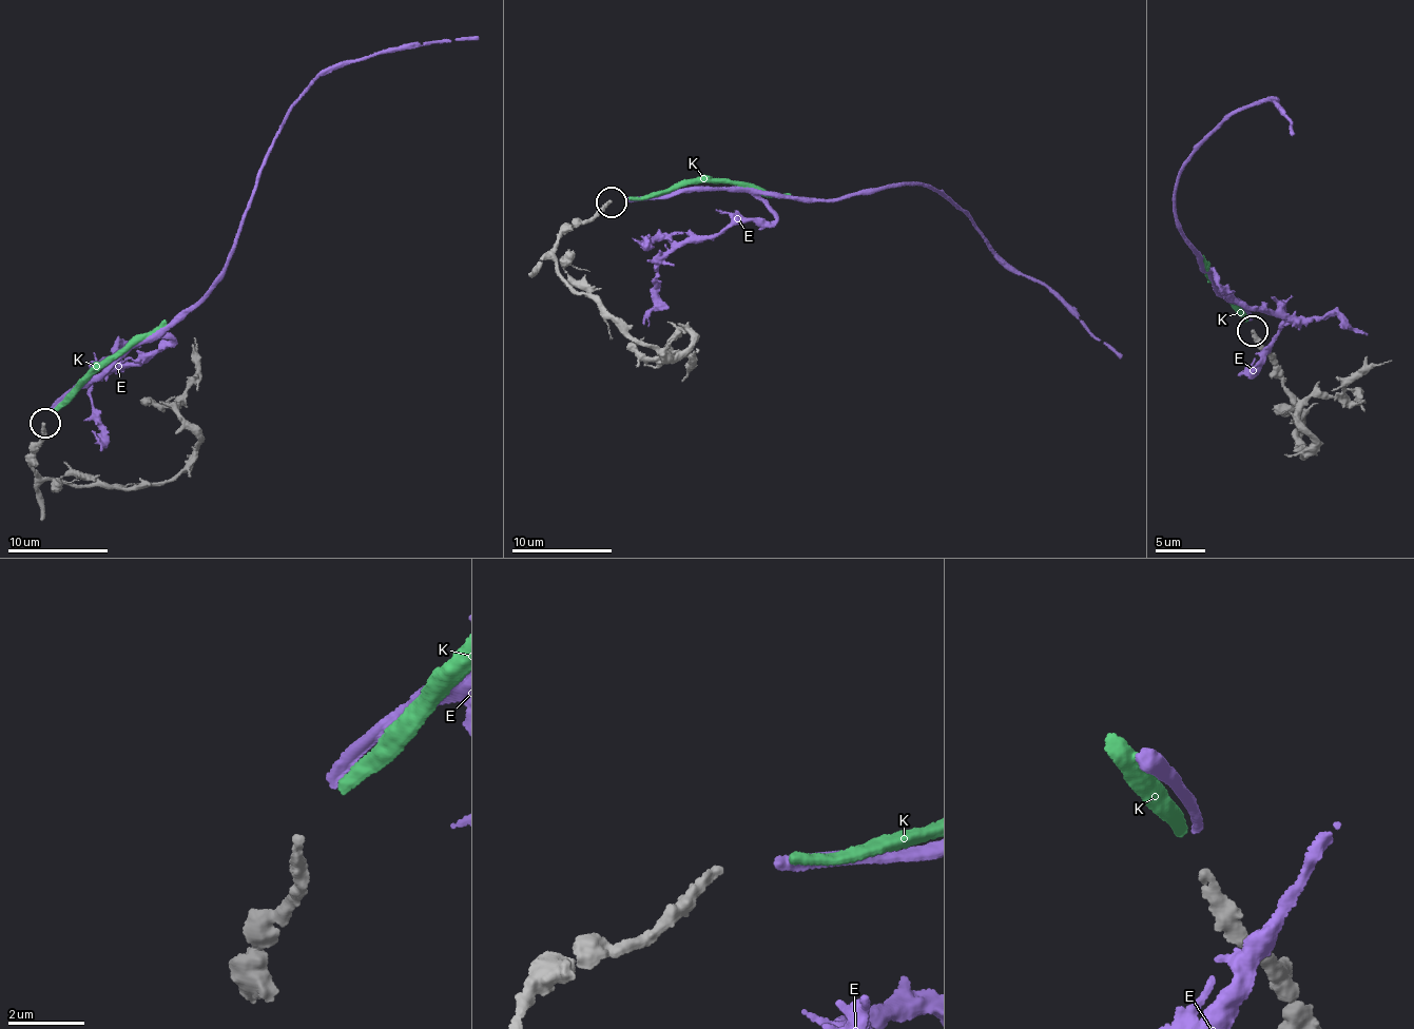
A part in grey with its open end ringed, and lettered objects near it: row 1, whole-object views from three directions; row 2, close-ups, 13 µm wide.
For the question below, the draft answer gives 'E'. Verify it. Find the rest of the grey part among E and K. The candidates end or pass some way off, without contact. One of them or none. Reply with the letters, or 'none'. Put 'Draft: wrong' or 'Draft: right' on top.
Draft: right
E

